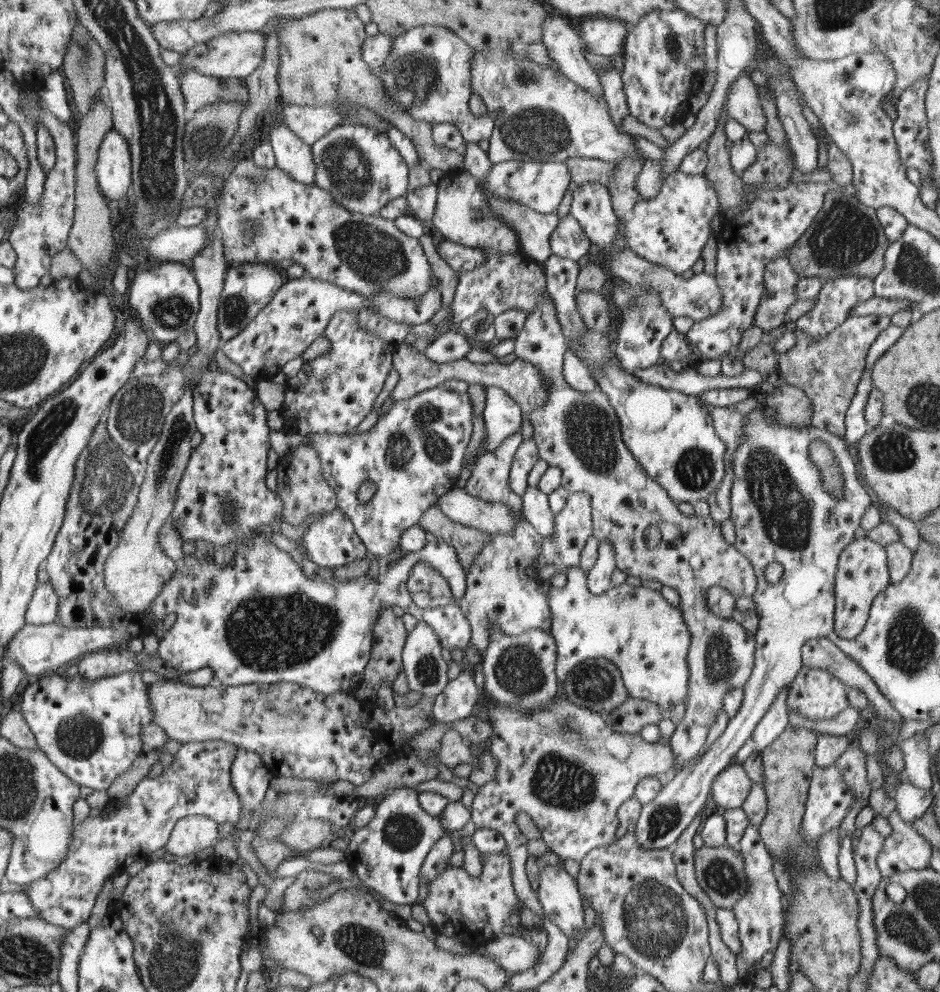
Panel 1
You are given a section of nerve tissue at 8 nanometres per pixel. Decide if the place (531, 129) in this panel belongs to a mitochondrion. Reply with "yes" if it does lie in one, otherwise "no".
yes

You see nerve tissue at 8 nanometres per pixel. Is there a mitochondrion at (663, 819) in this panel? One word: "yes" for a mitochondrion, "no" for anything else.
yes

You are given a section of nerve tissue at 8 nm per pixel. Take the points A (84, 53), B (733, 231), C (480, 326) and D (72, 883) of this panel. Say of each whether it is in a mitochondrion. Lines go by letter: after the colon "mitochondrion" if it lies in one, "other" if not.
A: mitochondrion
B: other
C: other
D: other

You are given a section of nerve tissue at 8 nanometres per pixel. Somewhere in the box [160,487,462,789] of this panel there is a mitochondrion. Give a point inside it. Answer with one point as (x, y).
(265, 633)

